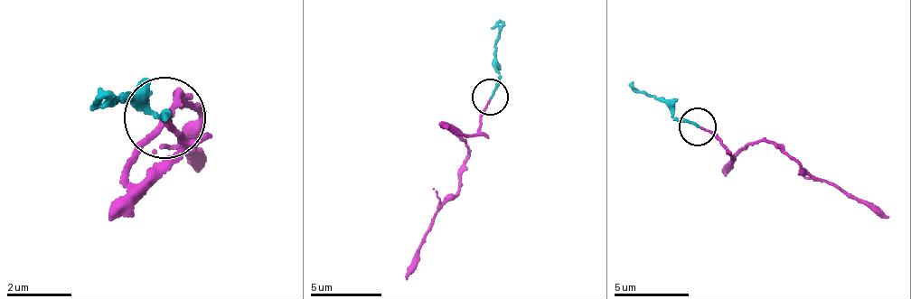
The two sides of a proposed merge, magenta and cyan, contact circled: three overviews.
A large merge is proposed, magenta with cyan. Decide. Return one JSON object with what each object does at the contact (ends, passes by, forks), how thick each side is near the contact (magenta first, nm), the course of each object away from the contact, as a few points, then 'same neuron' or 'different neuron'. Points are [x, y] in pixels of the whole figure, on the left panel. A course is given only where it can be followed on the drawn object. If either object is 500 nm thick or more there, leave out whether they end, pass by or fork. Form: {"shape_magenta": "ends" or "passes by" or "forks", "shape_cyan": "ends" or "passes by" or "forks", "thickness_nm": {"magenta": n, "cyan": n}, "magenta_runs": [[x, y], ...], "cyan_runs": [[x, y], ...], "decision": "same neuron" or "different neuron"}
{"shape_magenta": "ends", "shape_cyan": "ends", "thickness_nm": {"magenta": 110, "cyan": 150}, "magenta_runs": [[167, 115], [168, 124], [184, 140], [147, 165], [184, 89], [202, 113], [185, 137], [199, 160]], "cyan_runs": [[167, 115], [154, 118], [129, 101], [104, 106], [101, 85]], "decision": "same neuron"}

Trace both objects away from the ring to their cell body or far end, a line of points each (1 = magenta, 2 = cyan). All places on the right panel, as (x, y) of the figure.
1: (698, 126), (718, 136), (734, 158), (756, 142), (775, 143), (816, 178), (890, 215)
2: (698, 126), (672, 116), (664, 102), (637, 91), (633, 80)

